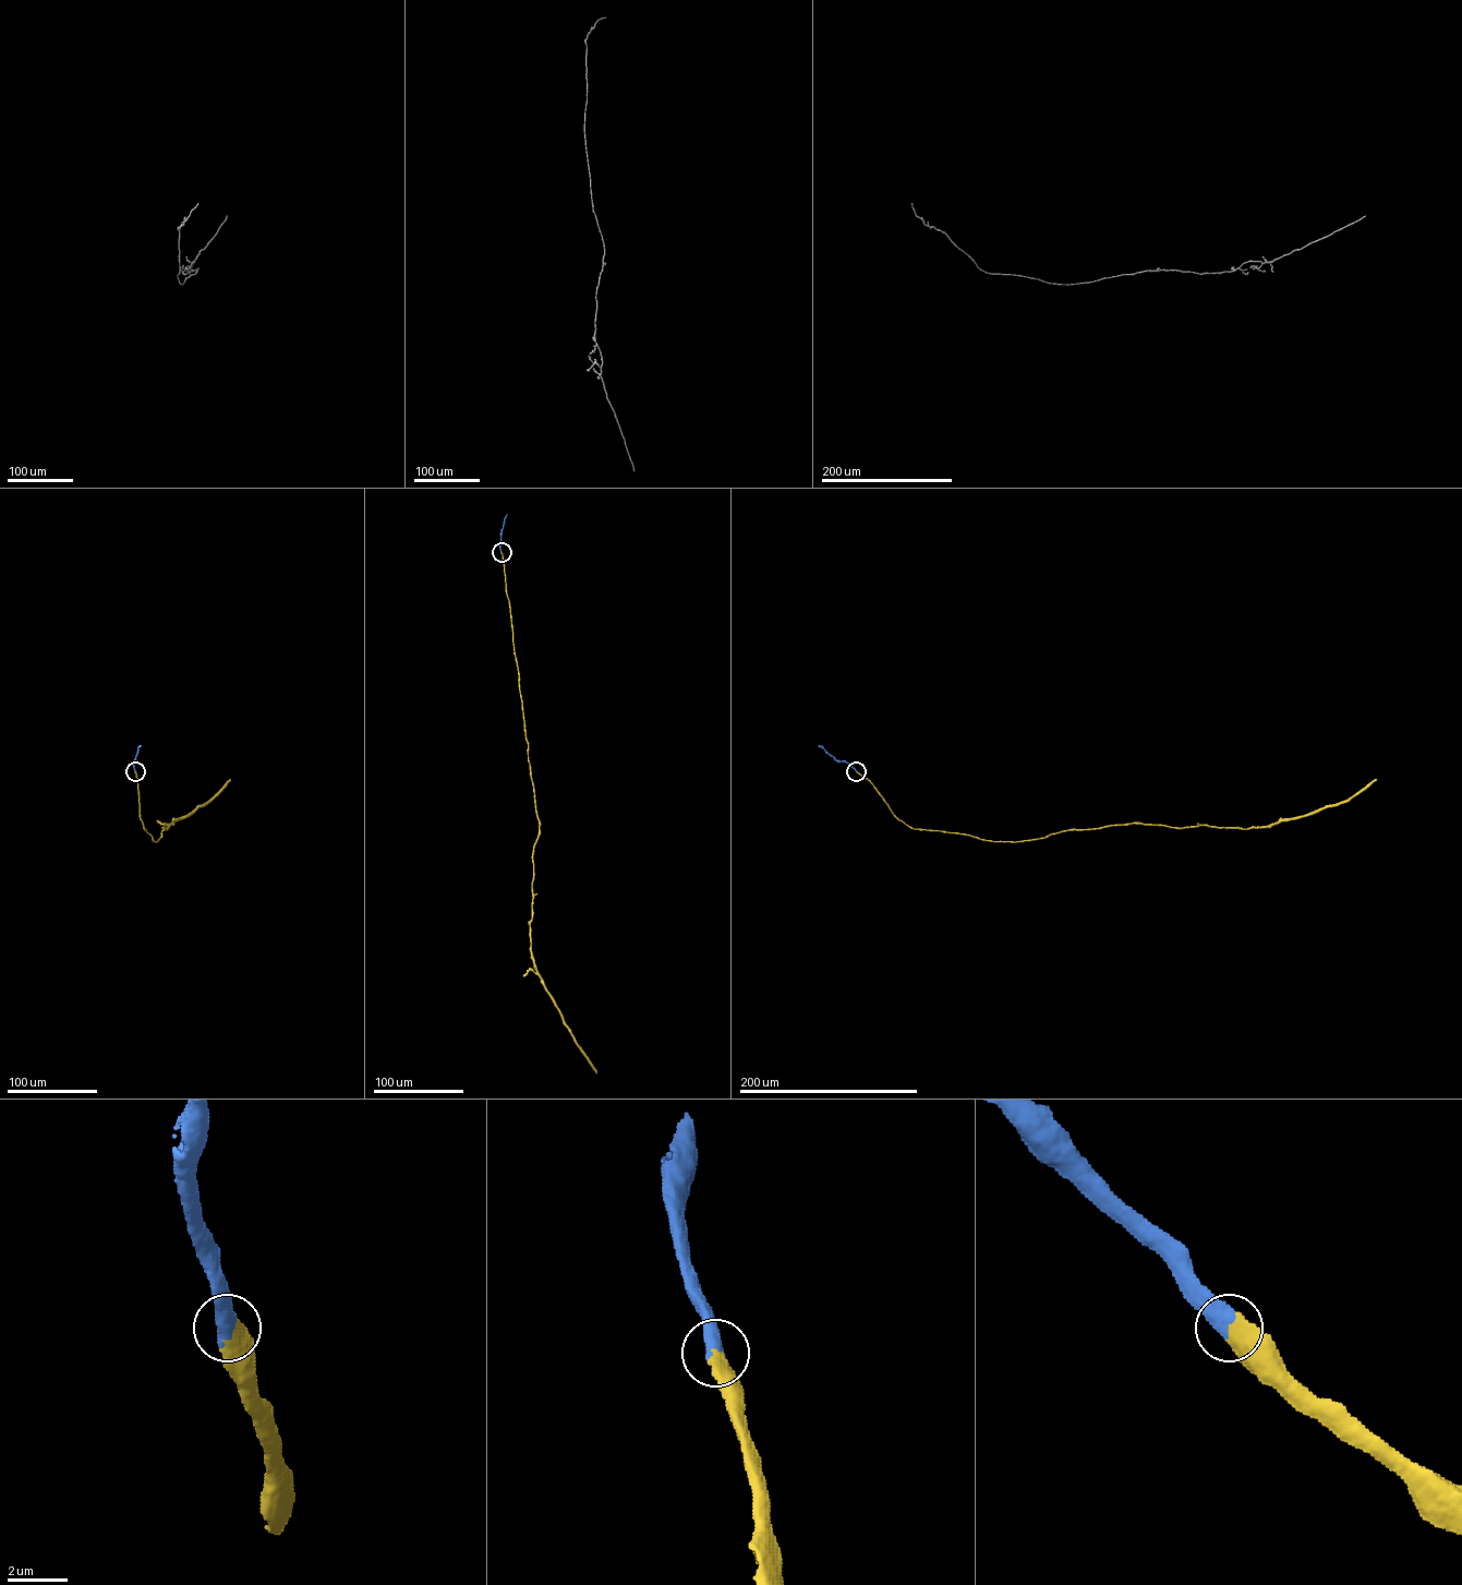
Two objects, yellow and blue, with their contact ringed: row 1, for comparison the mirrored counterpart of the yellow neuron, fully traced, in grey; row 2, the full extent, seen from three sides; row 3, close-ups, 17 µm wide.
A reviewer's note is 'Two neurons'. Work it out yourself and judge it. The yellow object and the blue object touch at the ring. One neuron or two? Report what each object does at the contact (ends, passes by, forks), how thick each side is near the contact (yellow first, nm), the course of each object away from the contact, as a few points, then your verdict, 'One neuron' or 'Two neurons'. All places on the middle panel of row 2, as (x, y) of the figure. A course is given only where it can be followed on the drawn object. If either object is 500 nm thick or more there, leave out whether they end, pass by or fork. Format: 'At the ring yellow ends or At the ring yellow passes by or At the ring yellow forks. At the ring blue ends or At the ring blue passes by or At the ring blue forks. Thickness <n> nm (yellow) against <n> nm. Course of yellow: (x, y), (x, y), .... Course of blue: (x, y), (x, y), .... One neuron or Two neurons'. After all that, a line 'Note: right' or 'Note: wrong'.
Thickness 550 nm (yellow) against 600 nm. Course of yellow: (500, 552), (539, 825), (532, 856), (531, 947), (534, 969), (542, 982). Course of blue: (500, 552), (500, 530), (507, 515). One neuron
Note: wrong

